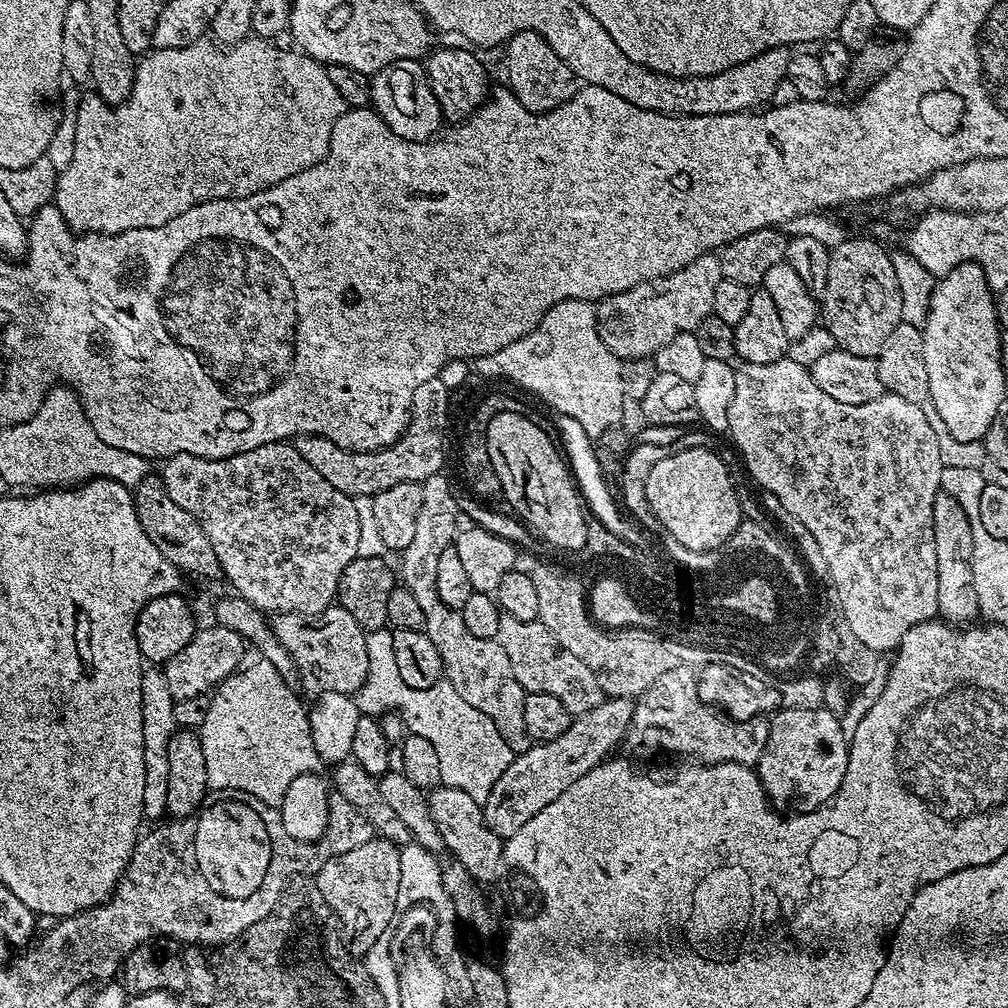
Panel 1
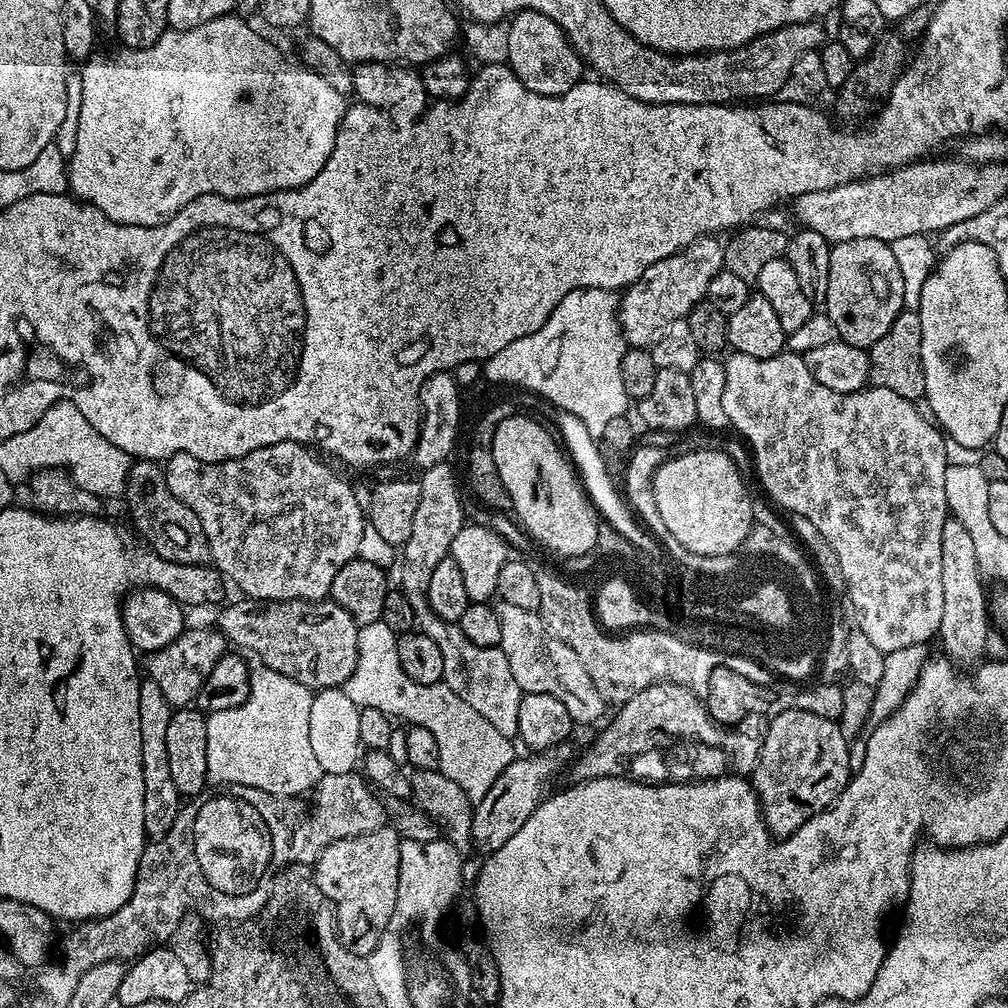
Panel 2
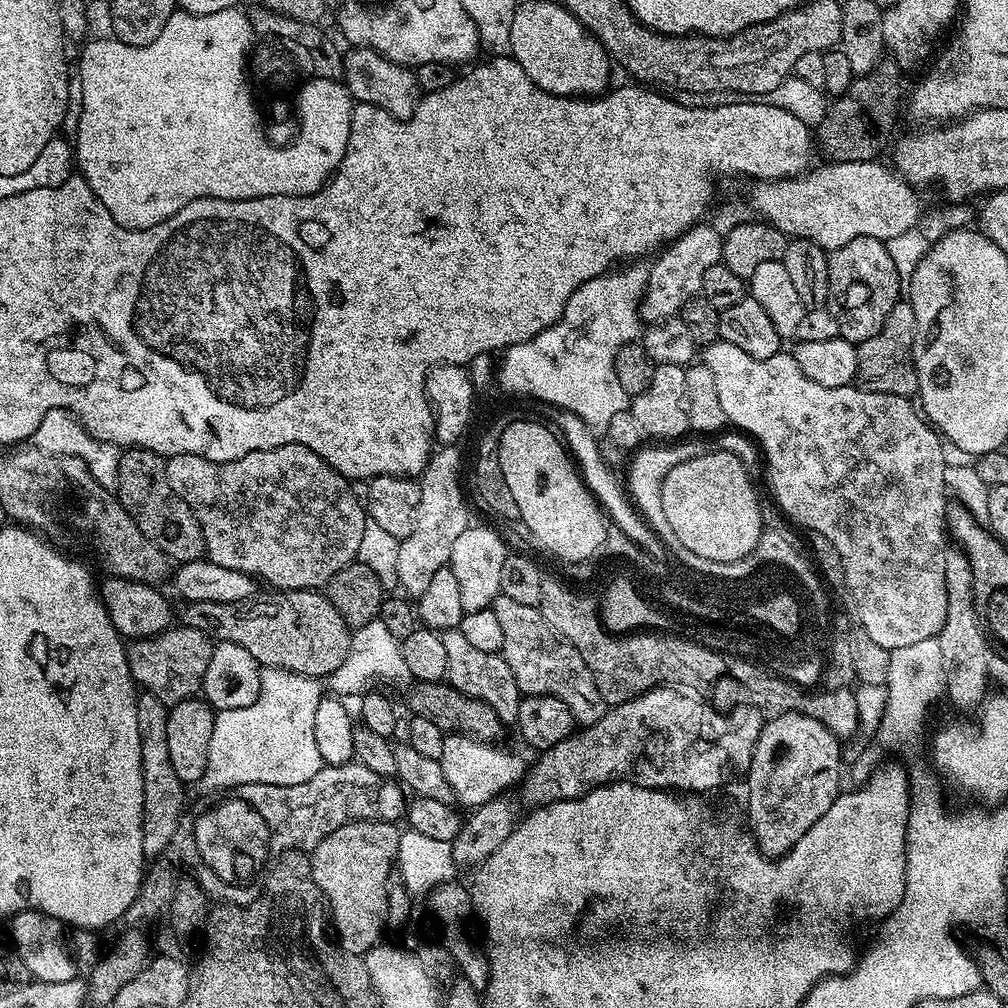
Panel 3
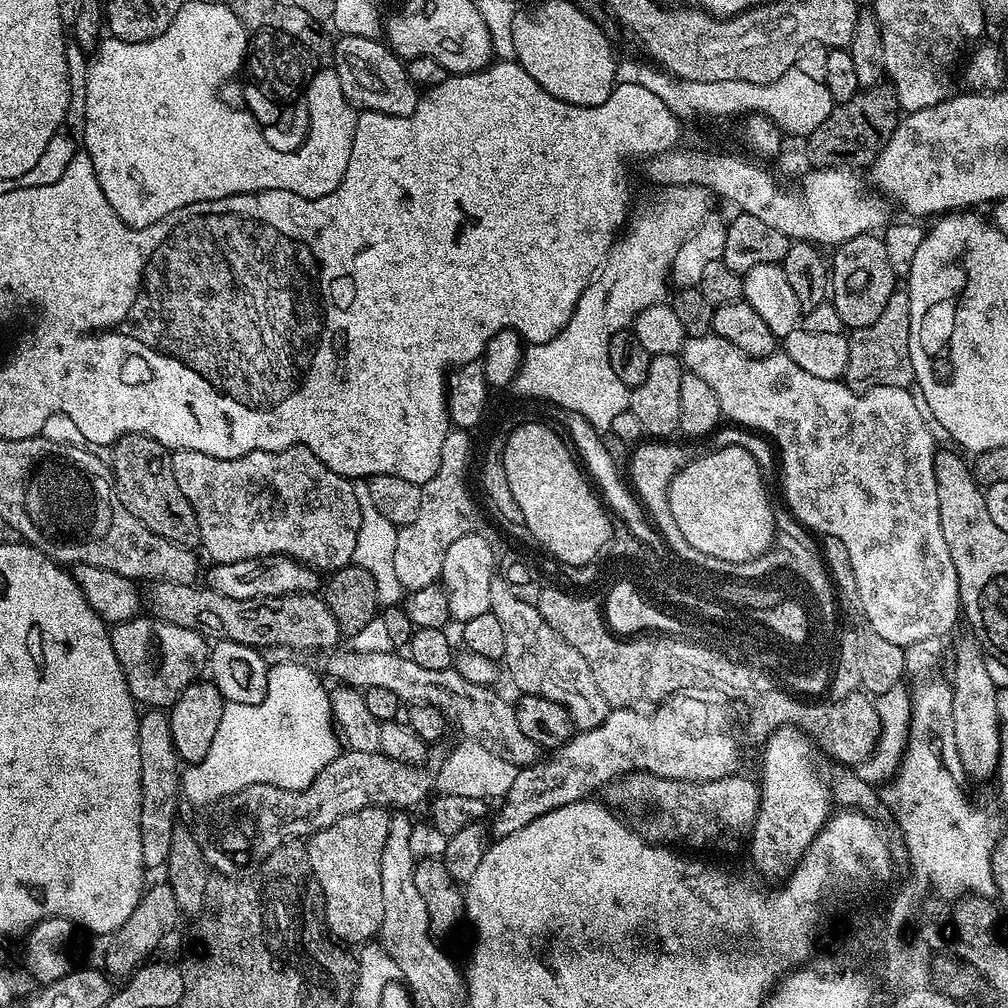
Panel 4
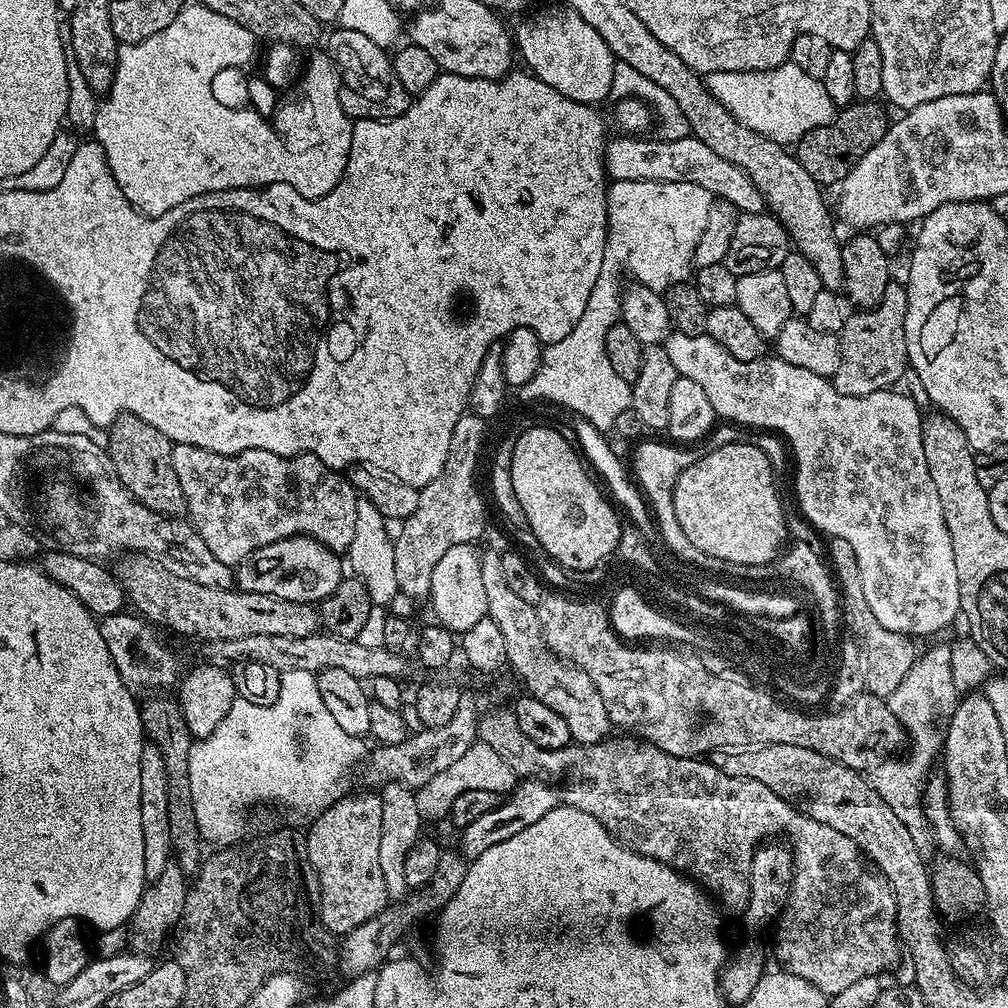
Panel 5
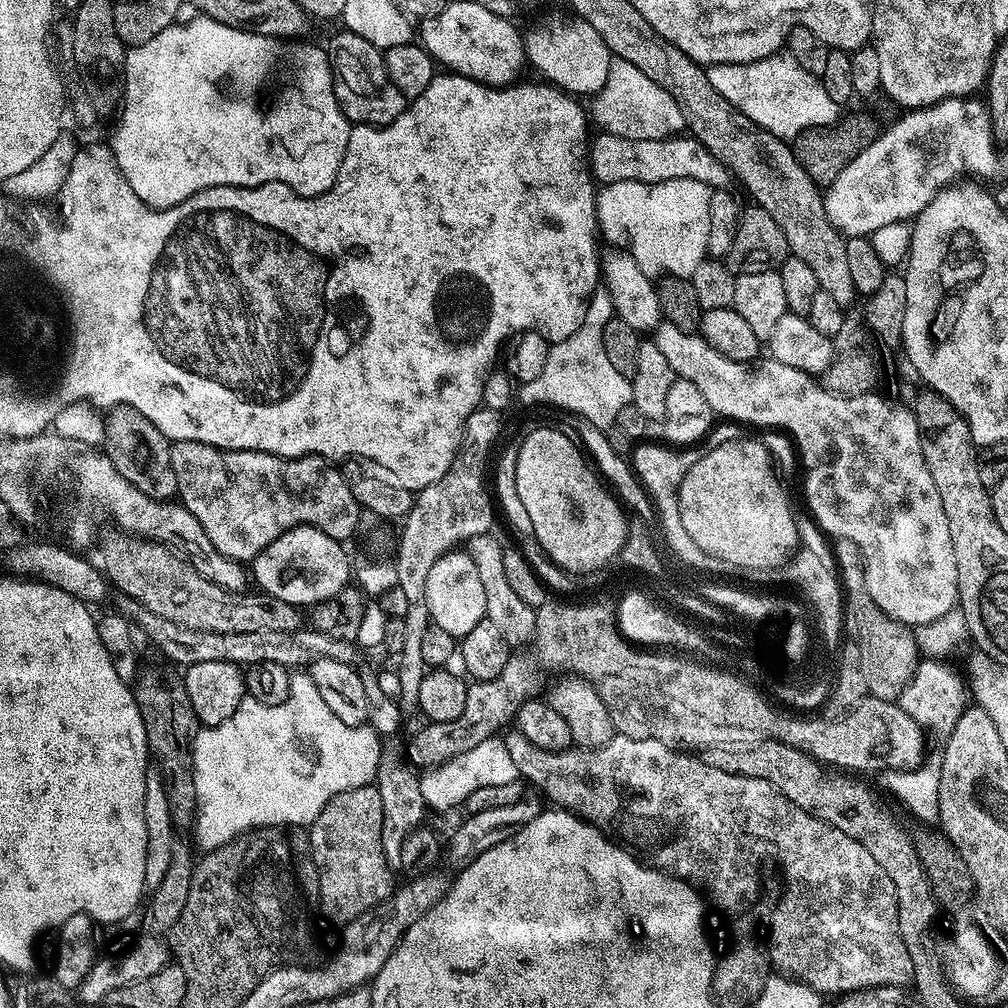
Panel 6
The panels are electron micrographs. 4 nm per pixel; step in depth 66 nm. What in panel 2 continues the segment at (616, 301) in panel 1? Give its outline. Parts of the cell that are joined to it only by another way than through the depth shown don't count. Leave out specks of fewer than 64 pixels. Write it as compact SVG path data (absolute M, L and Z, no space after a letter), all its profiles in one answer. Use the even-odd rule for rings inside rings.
M715 235L702 236L674 256L660 260L645 270L635 286L627 289L632 301L623 305L618 319L621 325L636 324L643 316L649 316L656 324L667 325L673 320L687 317L688 313L708 295L710 278L724 268L724 244Z

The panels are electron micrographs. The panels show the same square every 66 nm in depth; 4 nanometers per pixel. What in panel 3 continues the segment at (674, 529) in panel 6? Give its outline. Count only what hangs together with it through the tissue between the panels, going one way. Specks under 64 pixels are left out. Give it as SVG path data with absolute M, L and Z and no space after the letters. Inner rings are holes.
M684 438L679 442L656 442L651 446L653 448L644 448L640 453L633 455L628 461L626 469L626 492L632 503L639 509L641 516L647 521L649 527L653 529L660 537L663 544L666 545L668 552L679 552L680 556L687 560L689 564L701 567L706 563L694 550L689 550L687 546L682 546L678 534L674 534L674 529L670 527L670 522L662 510L662 482L666 482L666 474L674 470L682 462L686 462L695 456L706 454L710 450L709 441L704 438Z

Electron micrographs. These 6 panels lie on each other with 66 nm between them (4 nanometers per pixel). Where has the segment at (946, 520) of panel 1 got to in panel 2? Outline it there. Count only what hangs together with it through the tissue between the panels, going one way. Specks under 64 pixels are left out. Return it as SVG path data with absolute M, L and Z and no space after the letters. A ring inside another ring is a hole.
M949 518L942 526L942 626L938 640L944 643L943 651L961 665L979 661L985 655L984 647L988 644L989 597L986 592L984 596L983 582L970 530L966 530L960 520Z

